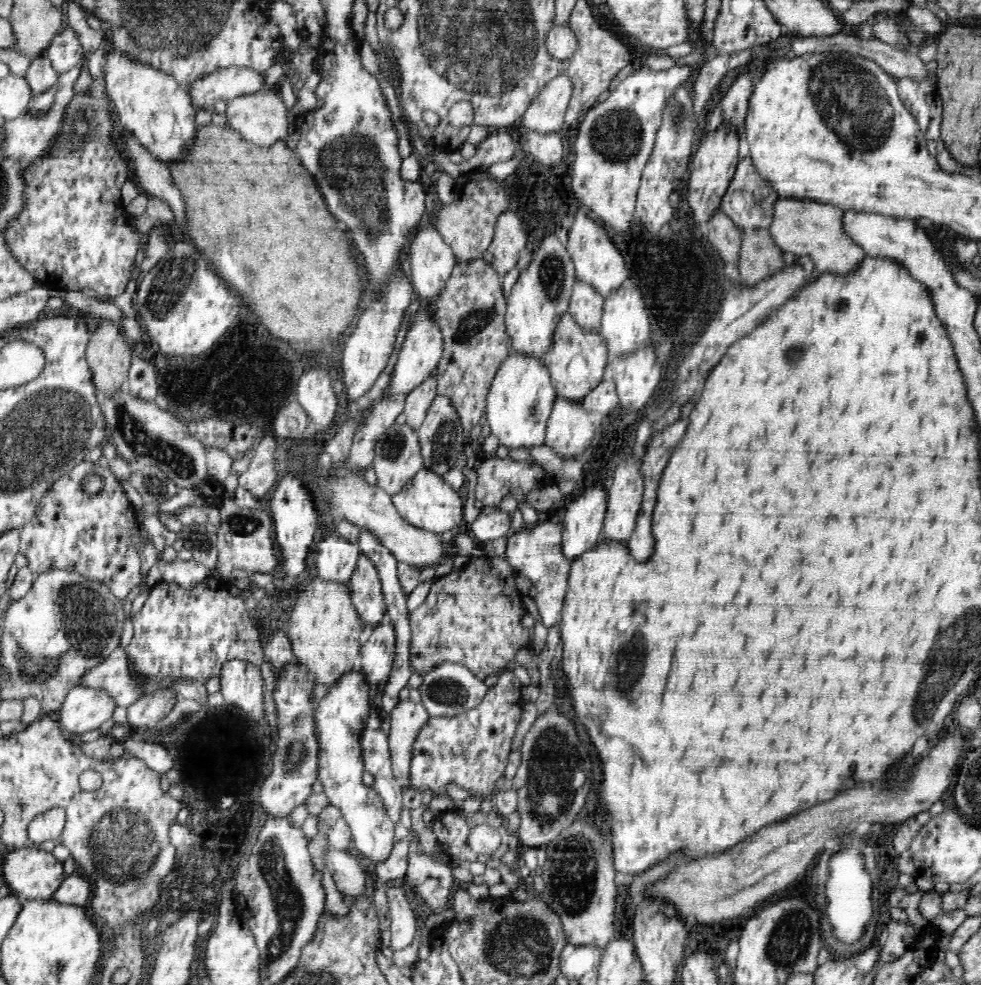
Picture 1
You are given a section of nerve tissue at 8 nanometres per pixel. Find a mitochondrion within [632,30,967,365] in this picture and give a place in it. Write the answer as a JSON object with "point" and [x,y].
{"point":[856,108]}

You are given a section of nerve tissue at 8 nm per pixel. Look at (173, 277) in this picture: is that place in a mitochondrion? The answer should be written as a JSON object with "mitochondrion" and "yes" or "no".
{"mitochondrion":"yes"}

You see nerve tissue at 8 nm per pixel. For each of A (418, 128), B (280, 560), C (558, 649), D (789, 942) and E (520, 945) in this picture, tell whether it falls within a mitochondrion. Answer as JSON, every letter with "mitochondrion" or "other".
{"A":"other","B":"other","C":"other","D":"mitochondrion","E":"mitochondrion"}

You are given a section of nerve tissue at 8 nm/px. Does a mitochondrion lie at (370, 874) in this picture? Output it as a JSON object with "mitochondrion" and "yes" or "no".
{"mitochondrion":"no"}

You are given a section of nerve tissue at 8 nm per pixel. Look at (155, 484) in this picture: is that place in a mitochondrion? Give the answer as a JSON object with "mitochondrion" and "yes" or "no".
{"mitochondrion":"yes"}

